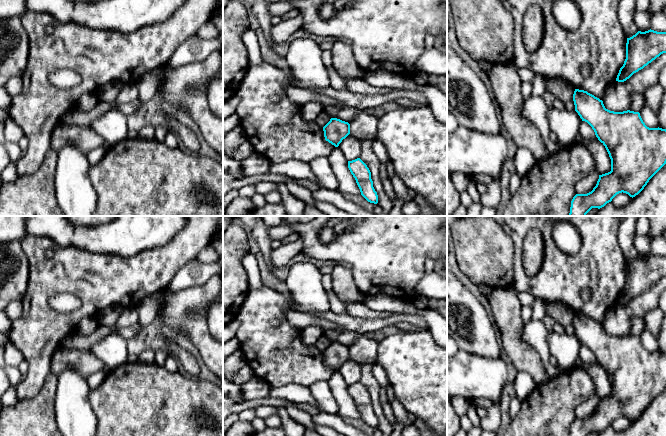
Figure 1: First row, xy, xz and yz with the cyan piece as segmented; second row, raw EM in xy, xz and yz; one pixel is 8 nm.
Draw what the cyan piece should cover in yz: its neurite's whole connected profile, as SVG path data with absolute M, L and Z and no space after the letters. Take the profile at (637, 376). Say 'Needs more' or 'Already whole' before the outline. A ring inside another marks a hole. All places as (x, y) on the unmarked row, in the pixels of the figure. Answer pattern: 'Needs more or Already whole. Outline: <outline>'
Already whole. Outline: M575 313L573 318L575 335L582 345L587 346L595 356L598 364L605 370L611 383L611 395L599 399L596 410L587 418L576 418L572 425L570 436L589 436L592 432L602 432L619 417L630 421L638 419L649 404L666 388L666 353L649 352L643 346L640 337L634 335L614 336L605 332L603 325L584 314Z

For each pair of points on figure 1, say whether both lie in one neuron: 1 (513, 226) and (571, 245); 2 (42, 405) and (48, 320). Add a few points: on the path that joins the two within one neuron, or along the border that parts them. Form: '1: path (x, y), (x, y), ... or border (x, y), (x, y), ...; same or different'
1: border (552, 226), (552, 242), (569, 255); different
2: border (50, 372), (41, 390), (28, 399); different

